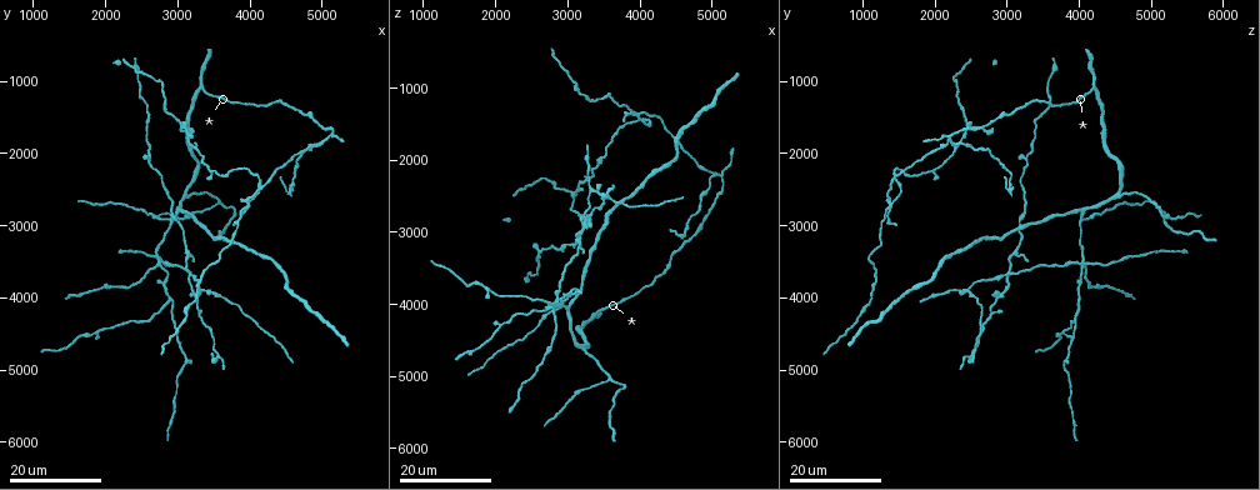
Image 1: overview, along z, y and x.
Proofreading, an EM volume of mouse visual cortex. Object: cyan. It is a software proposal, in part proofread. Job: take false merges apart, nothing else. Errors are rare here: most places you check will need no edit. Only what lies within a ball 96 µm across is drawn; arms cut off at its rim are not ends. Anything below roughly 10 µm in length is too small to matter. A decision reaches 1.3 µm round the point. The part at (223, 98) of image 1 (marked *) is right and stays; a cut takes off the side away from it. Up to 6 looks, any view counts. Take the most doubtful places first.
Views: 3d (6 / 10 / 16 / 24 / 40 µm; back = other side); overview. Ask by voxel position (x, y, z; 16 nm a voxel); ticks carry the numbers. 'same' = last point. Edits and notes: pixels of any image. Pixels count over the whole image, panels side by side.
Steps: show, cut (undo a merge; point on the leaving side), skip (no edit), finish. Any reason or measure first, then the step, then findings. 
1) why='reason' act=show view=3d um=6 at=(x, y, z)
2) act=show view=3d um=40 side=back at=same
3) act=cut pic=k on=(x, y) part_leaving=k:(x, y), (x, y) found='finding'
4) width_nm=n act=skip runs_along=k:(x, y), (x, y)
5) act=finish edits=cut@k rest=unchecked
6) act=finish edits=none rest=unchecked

act=show view=3d um=16 at=(3150, 3600, 3050)

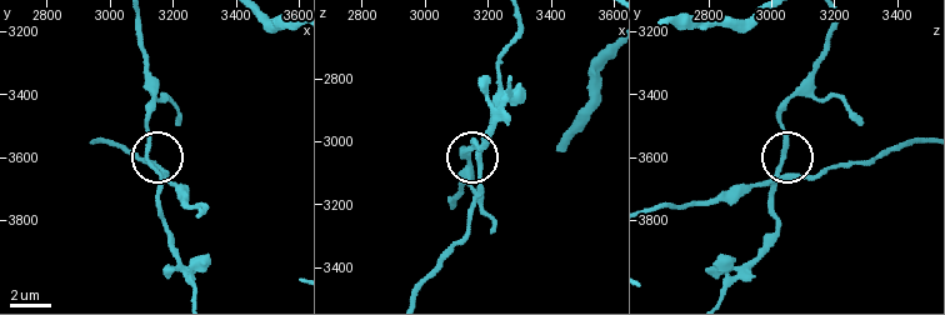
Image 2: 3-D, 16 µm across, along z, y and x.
act=show view=3d um=10 at=(3160, 3660, 3020)

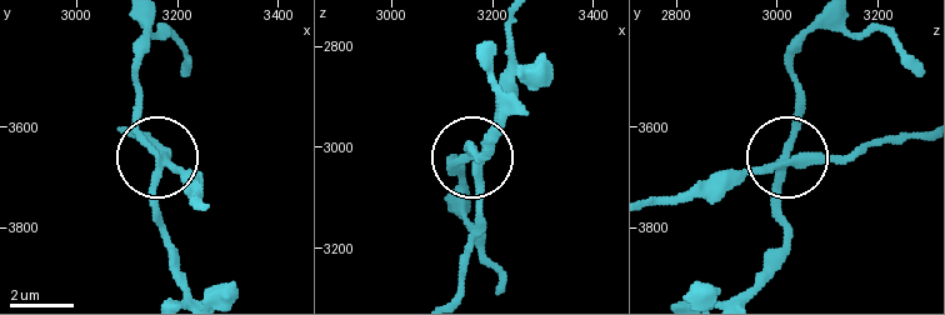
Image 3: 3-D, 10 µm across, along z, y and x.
width_nm=240 act=cut pic=3 on=(476, 206) part_leaving=3:(789, 163), (843, 163), (899, 138), (923, 138) found='a second cell is stuck on'

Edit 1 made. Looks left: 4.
act=show view=overview

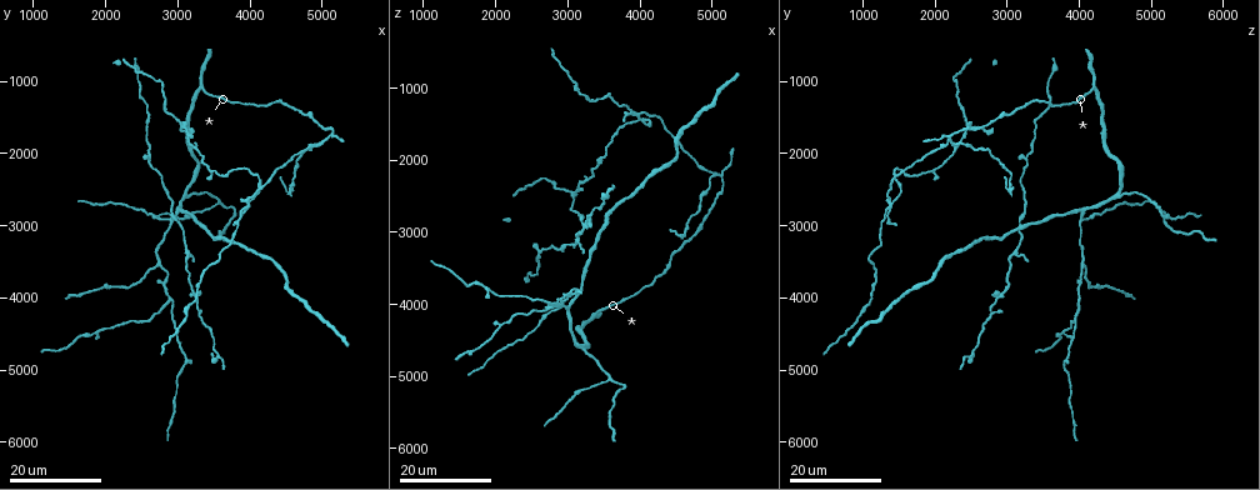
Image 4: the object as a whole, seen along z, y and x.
why='three arms meet' act=show view=3d um=24 at=(2700, 3550, 4050)

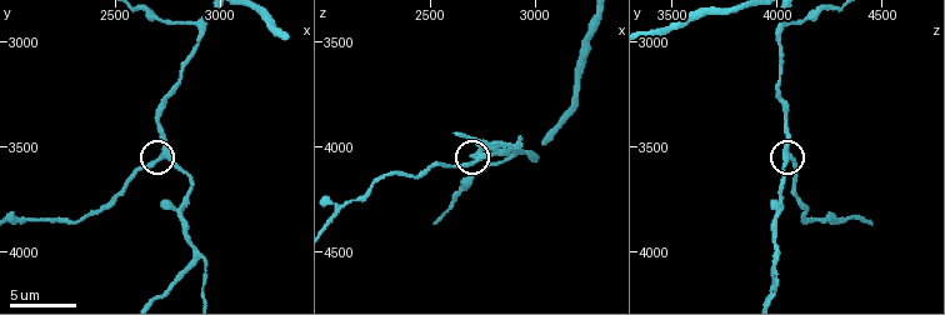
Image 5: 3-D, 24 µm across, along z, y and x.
act=show view=3d um=6 at=(2750, 3550, 4060)

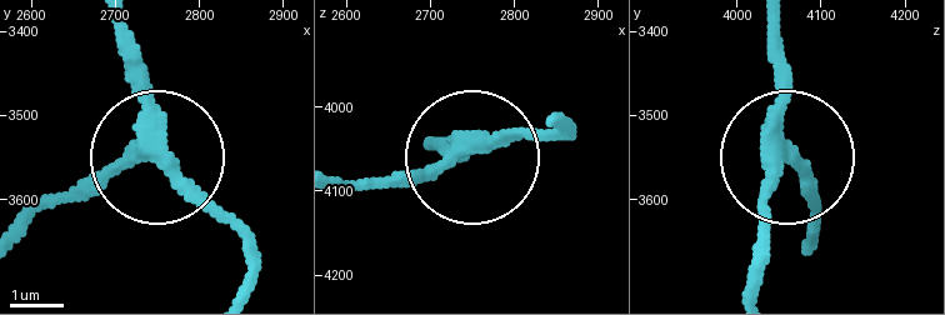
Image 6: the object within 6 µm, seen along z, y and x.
width_nm=310 act=skip runs_along=6:(771, 29), (771, 124), (813, 195), (813, 226) found='continuous, no second cell'

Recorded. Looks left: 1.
act=finish edits=cut@3 rest=unchecked

